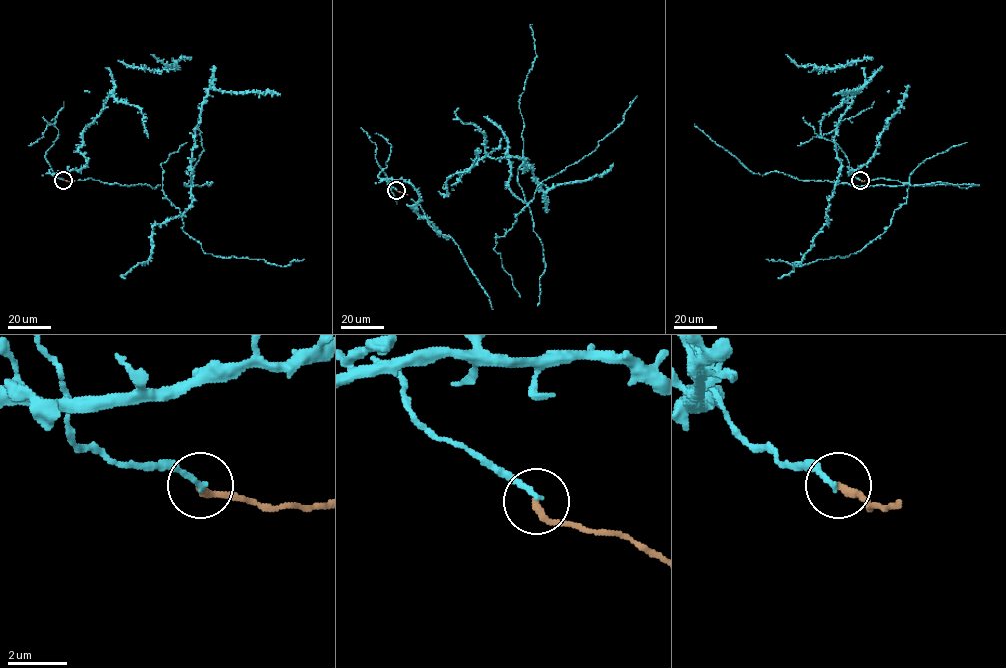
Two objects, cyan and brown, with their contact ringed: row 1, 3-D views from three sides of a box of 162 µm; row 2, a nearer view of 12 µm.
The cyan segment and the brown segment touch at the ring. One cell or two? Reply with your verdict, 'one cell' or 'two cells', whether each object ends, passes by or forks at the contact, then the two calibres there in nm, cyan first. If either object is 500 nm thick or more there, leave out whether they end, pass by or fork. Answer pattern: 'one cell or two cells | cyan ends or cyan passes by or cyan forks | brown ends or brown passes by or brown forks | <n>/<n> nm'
one cell | cyan ends | brown ends | 190/260 nm

